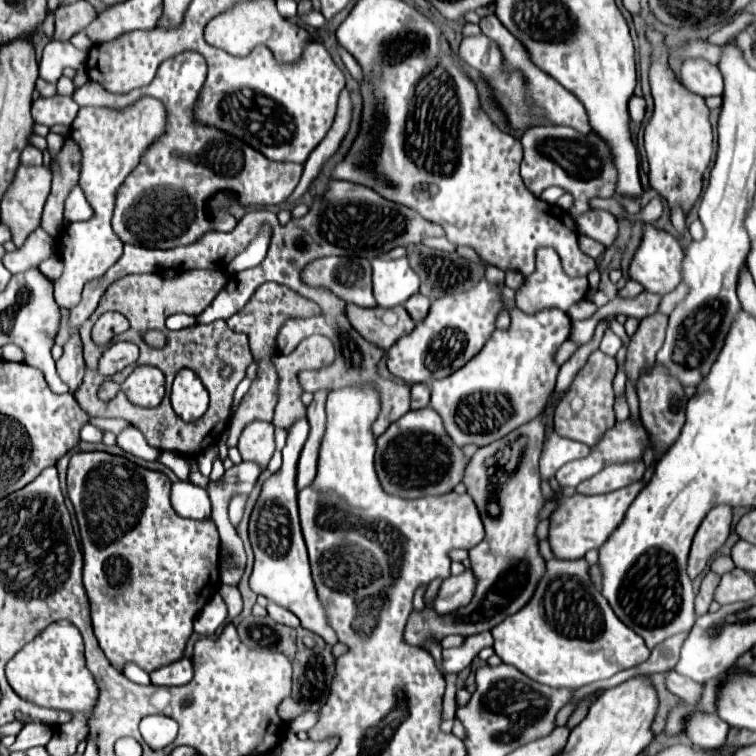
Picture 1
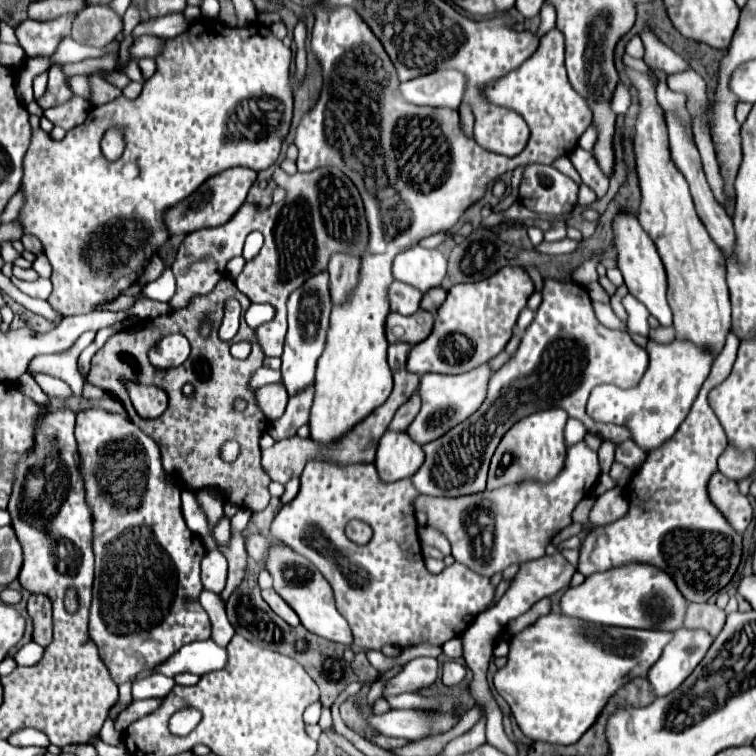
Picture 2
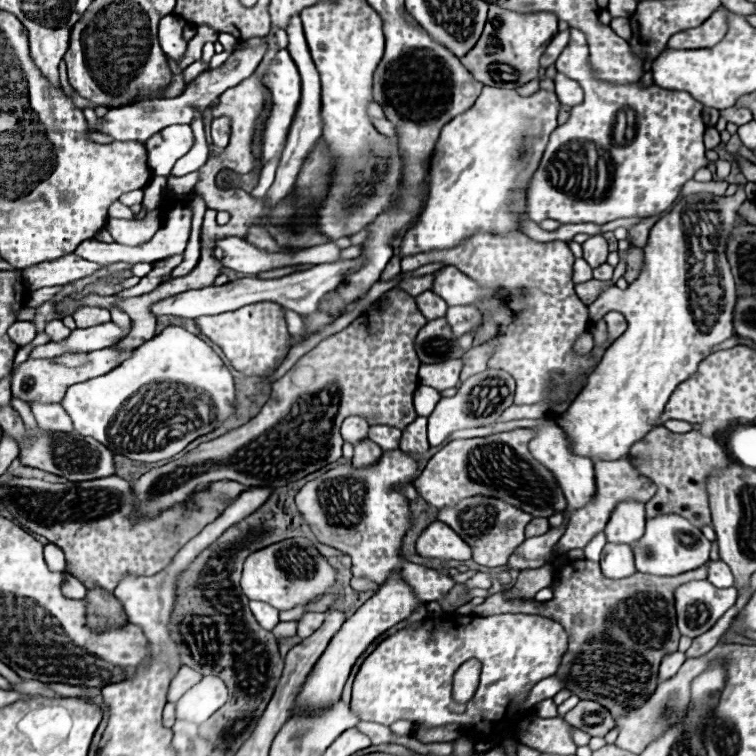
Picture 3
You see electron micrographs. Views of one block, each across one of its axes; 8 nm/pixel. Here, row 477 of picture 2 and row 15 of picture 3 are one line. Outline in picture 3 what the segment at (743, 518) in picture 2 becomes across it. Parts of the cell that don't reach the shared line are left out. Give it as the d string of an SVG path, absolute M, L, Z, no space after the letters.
M720 6L702 26L696 26L694 30L684 30L682 34L674 34L674 38L670 38L668 42L668 48L712 48L722 40L728 30L726 12L728 10Z

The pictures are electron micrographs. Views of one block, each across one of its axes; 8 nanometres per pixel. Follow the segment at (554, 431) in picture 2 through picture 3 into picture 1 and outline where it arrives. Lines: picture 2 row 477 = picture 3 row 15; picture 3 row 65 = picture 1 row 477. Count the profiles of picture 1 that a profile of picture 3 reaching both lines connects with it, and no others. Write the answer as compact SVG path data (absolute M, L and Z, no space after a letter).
M538 418L516 428L508 436L480 448L468 462L462 484L478 506L486 538L470 548L470 568L478 576L478 588L470 606L460 608L454 616L438 616L434 610L412 612L404 630L404 640L410 646L422 646L428 636L440 640L448 634L472 636L492 630L504 618L524 608L536 592L538 582L546 574L546 562L538 552L536 528L544 496L538 476L538 458L544 442L544 428Z

